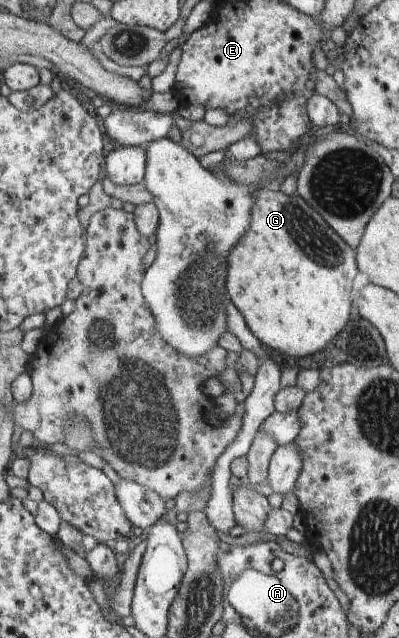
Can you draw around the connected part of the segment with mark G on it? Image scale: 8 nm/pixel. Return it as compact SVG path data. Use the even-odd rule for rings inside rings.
M258 186L254 197L252 227L230 251L228 293L252 333L270 352L281 359L314 355L326 349L350 323L356 306L352 283L359 271L356 250L299 194L286 195L276 186Z

